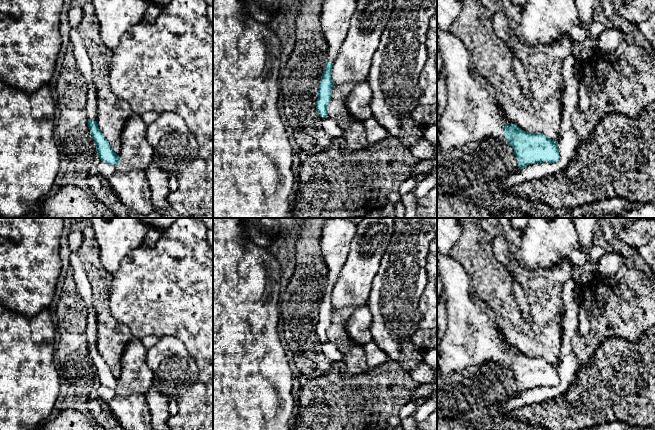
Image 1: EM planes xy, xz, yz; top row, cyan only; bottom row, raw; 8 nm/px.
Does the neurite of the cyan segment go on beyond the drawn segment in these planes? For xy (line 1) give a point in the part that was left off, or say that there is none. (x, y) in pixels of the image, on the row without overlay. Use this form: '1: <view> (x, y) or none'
1: xy (83, 285)

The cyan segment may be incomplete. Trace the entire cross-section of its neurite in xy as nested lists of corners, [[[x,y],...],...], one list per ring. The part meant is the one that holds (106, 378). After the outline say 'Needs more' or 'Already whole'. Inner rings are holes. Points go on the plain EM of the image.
[[[77,252],[71,253],[70,266],[78,293],[85,302],[89,312],[85,333],[87,336],[88,351],[96,368],[96,375],[101,385],[112,390],[117,390],[119,387],[119,379],[113,375],[97,348],[97,313],[93,307],[91,283]]]. Needs more

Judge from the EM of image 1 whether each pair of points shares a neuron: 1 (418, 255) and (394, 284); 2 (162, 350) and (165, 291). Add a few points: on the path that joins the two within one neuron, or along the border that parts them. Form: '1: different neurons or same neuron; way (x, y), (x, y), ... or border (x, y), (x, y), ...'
1: same neuron; way (411, 262), (402, 271), (401, 277)
2: different neurons; border (158, 338), (173, 336), (185, 346)

